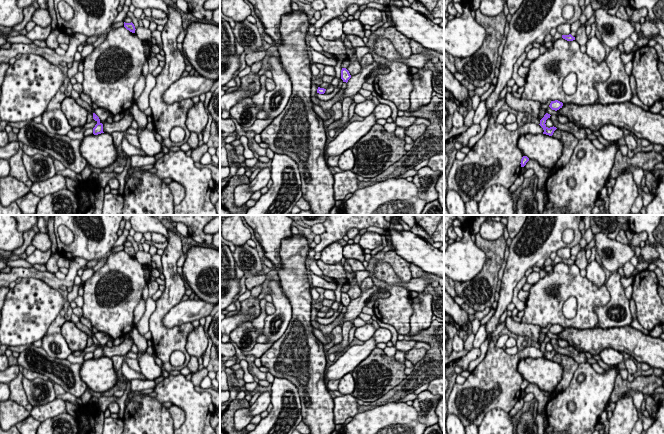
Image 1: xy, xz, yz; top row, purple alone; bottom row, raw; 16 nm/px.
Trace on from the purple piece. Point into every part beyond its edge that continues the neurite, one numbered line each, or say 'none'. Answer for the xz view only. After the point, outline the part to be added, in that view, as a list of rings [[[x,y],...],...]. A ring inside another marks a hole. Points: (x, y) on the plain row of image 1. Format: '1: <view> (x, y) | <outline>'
none

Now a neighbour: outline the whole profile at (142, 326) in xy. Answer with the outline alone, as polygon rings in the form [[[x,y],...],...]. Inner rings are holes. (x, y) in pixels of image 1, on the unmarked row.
[[[151,281],[148,283],[148,289],[149,295],[146,301],[146,310],[136,326],[142,336],[149,331],[149,318],[156,308],[156,302],[152,299],[152,296],[159,290],[159,284],[156,281]]]

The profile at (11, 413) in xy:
[[[10,399],[0,402],[0,426],[3,430],[9,430],[29,415],[29,411]]]

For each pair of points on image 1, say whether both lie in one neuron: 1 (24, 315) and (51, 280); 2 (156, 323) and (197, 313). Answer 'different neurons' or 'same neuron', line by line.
1: different neurons
2: different neurons

